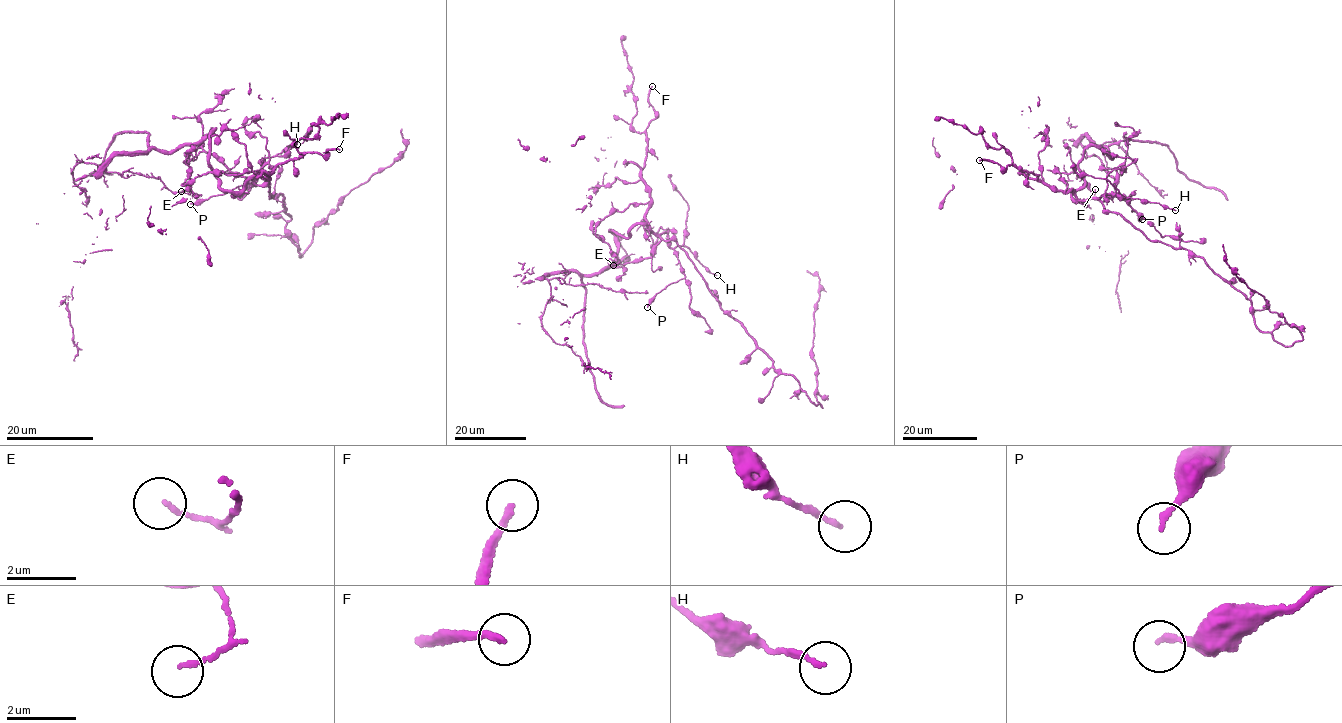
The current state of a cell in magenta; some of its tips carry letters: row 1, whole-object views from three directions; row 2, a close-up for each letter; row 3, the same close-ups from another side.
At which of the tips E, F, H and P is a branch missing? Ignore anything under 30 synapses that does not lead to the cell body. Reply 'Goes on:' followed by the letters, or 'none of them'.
Goes on: F

